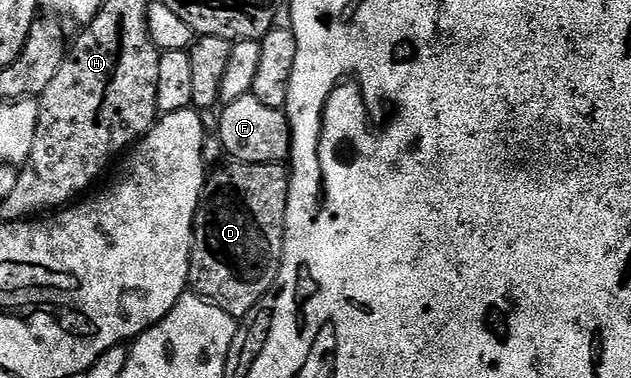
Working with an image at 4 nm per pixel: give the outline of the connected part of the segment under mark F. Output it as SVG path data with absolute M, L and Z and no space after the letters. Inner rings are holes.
M249 93L225 105L220 111L220 142L229 154L229 159L250 164L284 164L289 161L292 153L292 126L283 110L269 108Z

